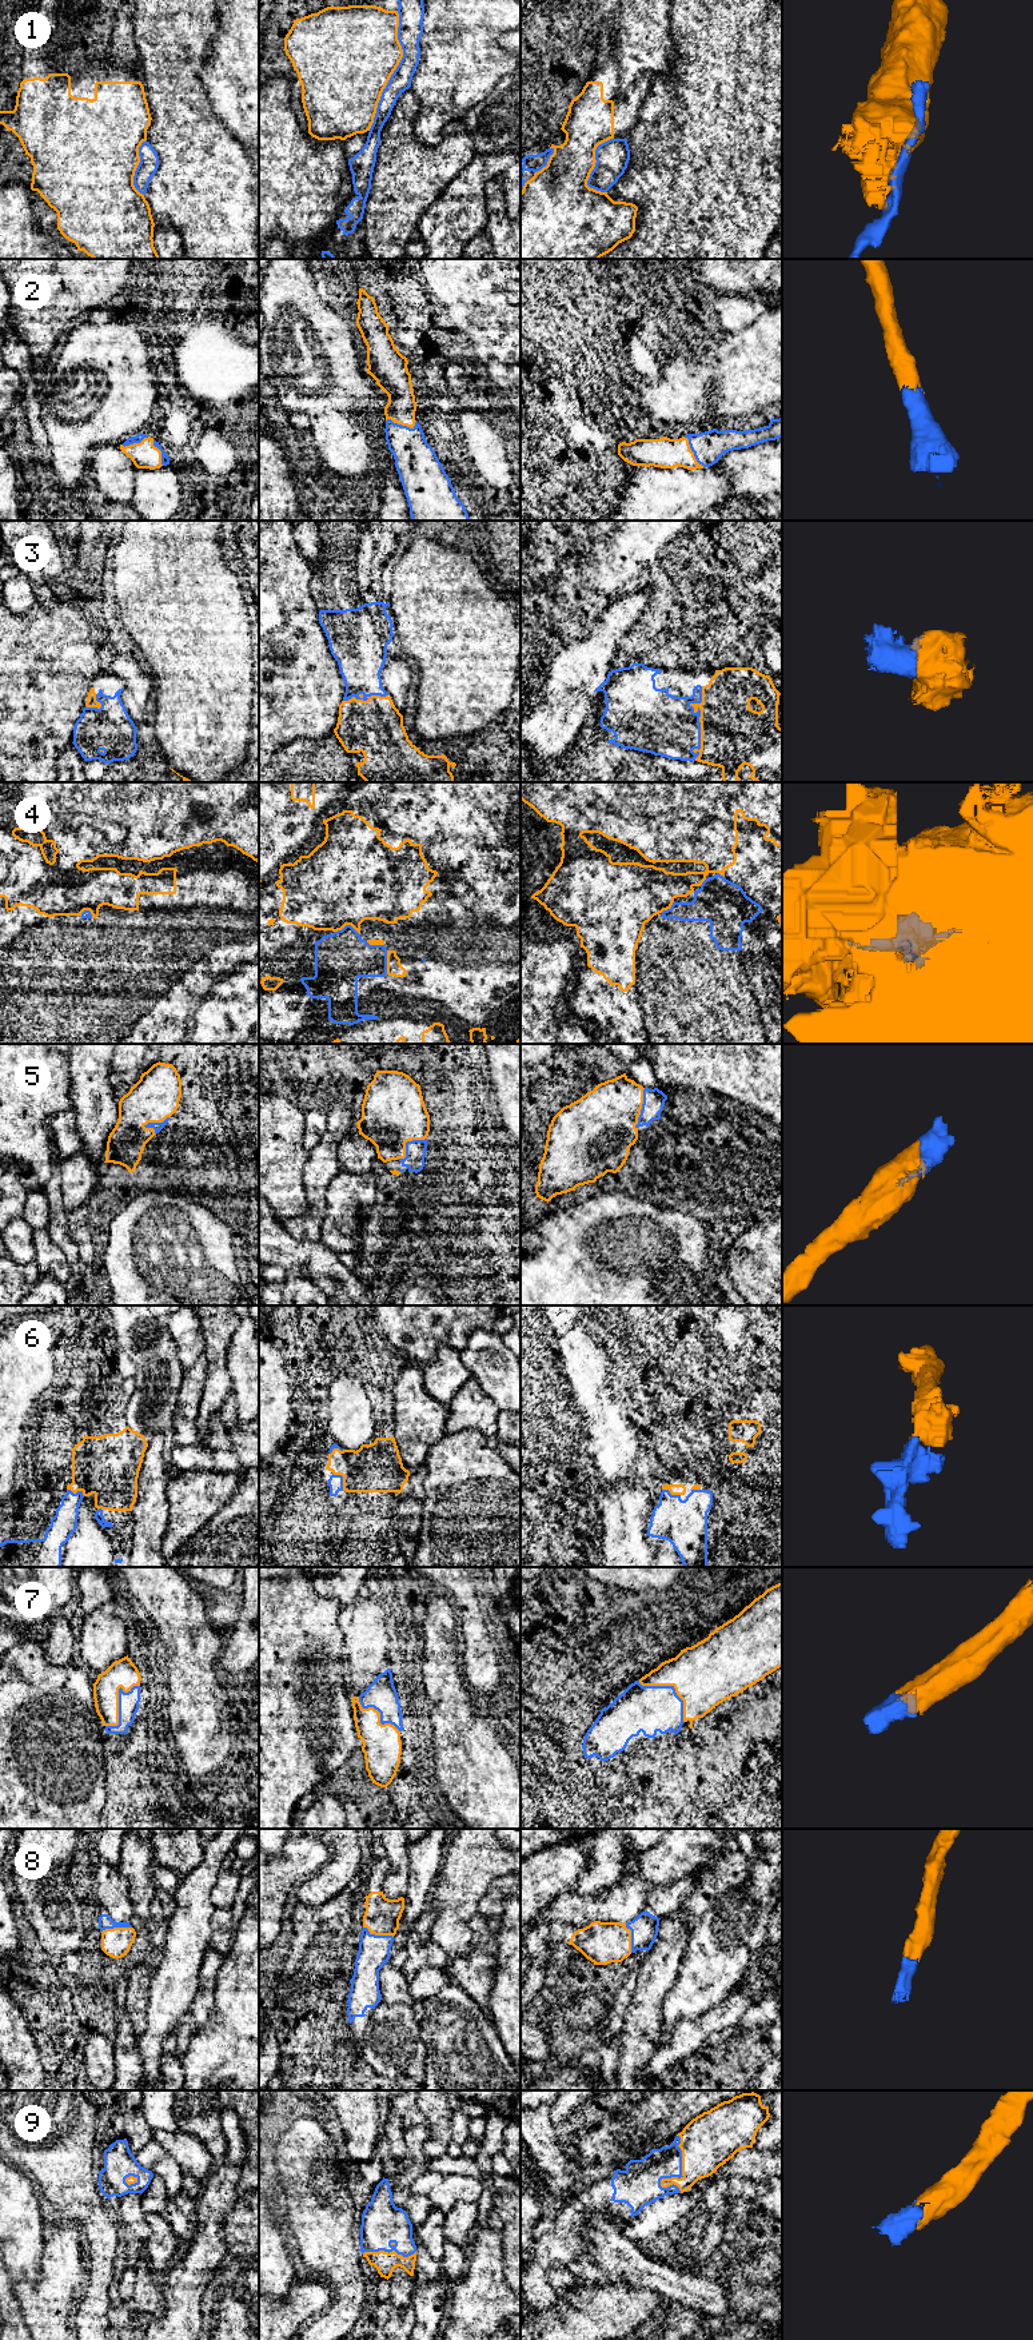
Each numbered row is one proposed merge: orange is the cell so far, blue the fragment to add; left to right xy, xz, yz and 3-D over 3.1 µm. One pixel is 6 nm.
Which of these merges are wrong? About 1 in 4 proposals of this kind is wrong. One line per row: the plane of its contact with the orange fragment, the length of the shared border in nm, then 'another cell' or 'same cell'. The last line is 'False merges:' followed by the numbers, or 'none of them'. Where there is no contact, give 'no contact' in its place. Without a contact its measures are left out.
1: xz | 750 nm | another cell
2: xz | 190 nm | same cell
3: yz | 460 nm | same cell
4: xz | 150 nm | another cell
5: xz | 220 nm | same cell
6: xz | 120 nm | same cell
7: xy | 320 nm | same cell
8: xz | 200 nm | same cell
9: yz | 360 nm | same cell
False merges: 1, 4

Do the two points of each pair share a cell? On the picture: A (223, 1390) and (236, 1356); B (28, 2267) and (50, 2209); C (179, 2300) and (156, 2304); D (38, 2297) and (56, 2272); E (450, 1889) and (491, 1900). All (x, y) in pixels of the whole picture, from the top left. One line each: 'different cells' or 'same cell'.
A: different cells
B: different cells
C: different cells
D: same cell
E: different cells

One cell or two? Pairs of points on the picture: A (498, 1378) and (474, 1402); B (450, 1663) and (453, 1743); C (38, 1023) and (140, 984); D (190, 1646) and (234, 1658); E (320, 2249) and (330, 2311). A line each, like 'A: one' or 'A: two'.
A: two
B: one
C: one
D: two
E: one

